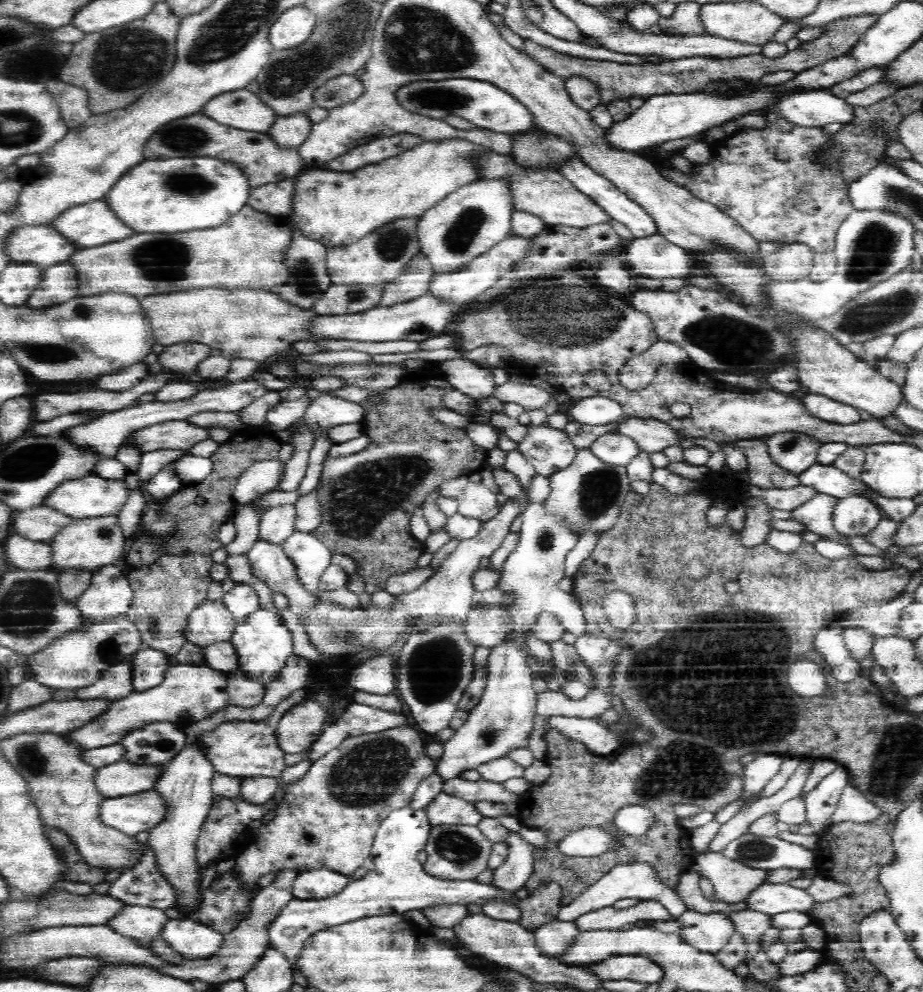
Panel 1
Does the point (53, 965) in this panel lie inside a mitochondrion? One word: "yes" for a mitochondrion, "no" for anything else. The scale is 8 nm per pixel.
no

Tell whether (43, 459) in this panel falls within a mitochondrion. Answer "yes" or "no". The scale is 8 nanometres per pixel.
yes

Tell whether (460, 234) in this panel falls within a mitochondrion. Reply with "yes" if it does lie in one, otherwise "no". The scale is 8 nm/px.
yes

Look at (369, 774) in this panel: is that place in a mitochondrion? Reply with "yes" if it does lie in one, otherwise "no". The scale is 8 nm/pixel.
yes

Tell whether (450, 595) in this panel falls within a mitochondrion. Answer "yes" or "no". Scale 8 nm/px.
no

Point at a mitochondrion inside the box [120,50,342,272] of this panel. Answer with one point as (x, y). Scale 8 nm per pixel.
(183, 137)

